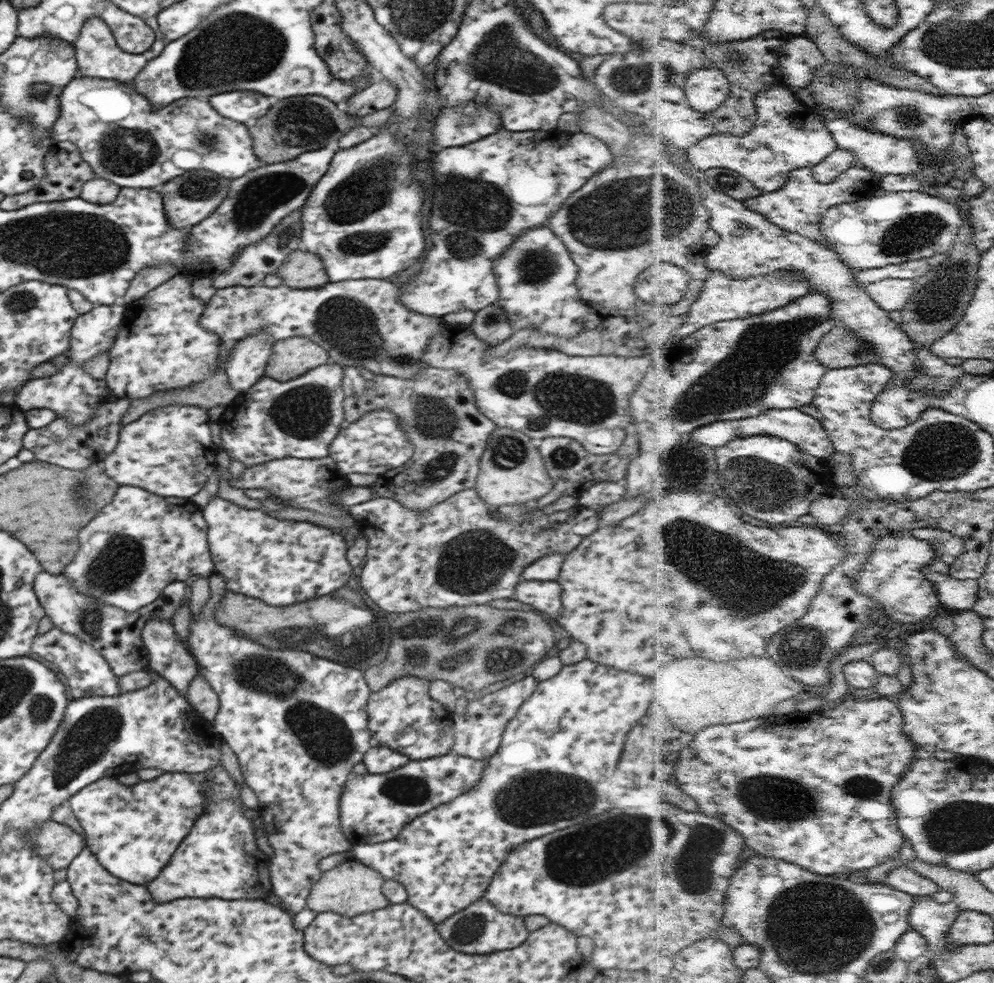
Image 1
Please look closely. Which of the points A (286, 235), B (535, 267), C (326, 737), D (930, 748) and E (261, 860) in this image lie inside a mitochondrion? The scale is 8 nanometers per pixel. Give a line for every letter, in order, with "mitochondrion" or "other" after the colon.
A: mitochondrion
B: mitochondrion
C: mitochondrion
D: other
E: other

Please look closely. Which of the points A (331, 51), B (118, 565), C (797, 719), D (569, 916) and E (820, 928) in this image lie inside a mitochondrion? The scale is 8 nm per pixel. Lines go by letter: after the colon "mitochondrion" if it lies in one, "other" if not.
A: mitochondrion
B: mitochondrion
C: other
D: other
E: mitochondrion

